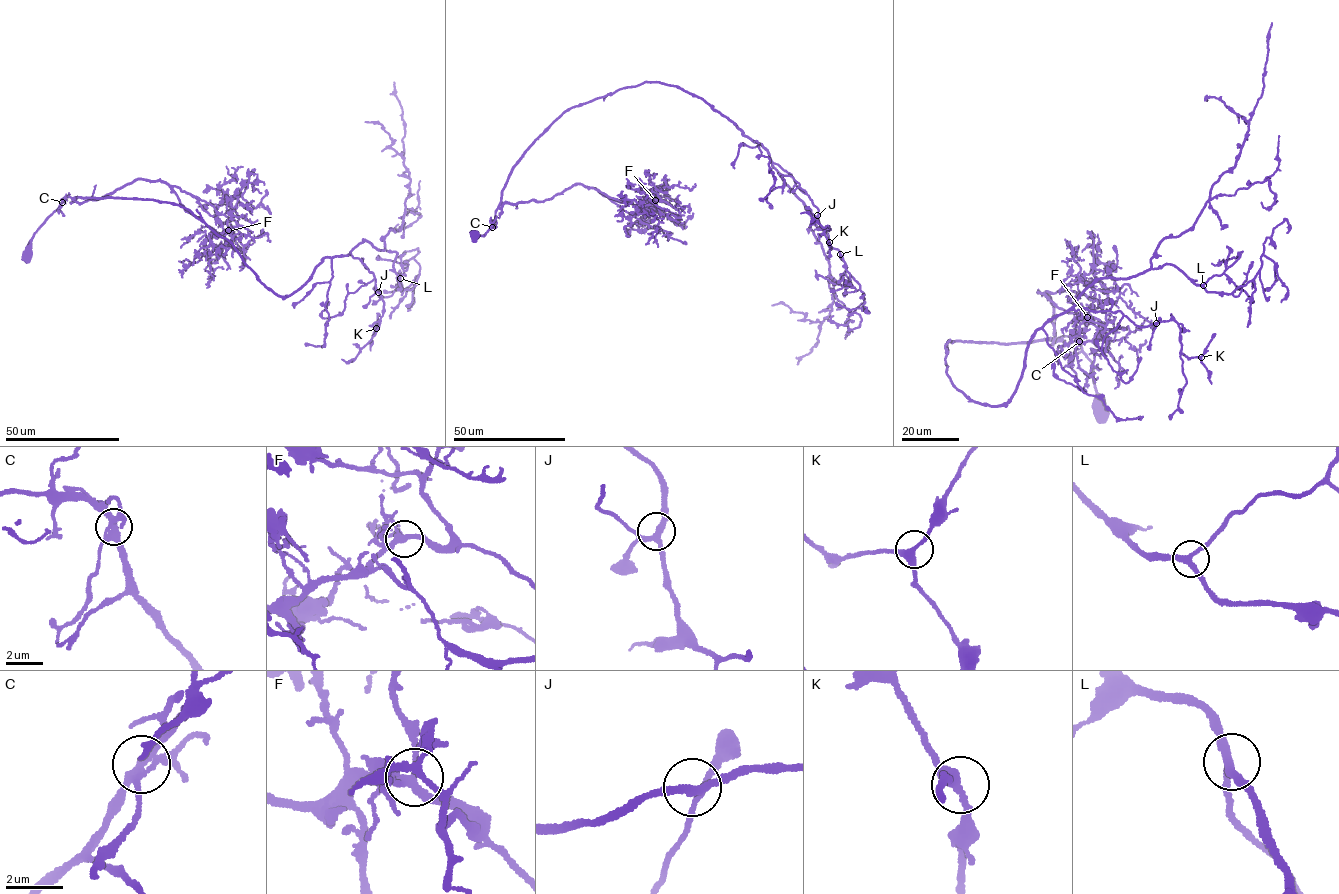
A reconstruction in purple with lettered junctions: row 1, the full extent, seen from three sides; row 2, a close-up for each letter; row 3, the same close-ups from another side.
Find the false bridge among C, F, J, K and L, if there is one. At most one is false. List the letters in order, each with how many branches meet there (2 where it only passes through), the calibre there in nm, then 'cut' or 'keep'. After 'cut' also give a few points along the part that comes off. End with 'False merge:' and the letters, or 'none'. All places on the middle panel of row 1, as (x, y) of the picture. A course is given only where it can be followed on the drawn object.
C: 4 | 280 nm | keep
F: 5 | 280 nm | keep
J: 4 | 260 nm | keep
K: 3 | 320 nm | keep
L: 3 | 260 nm | keep
False merge: none

